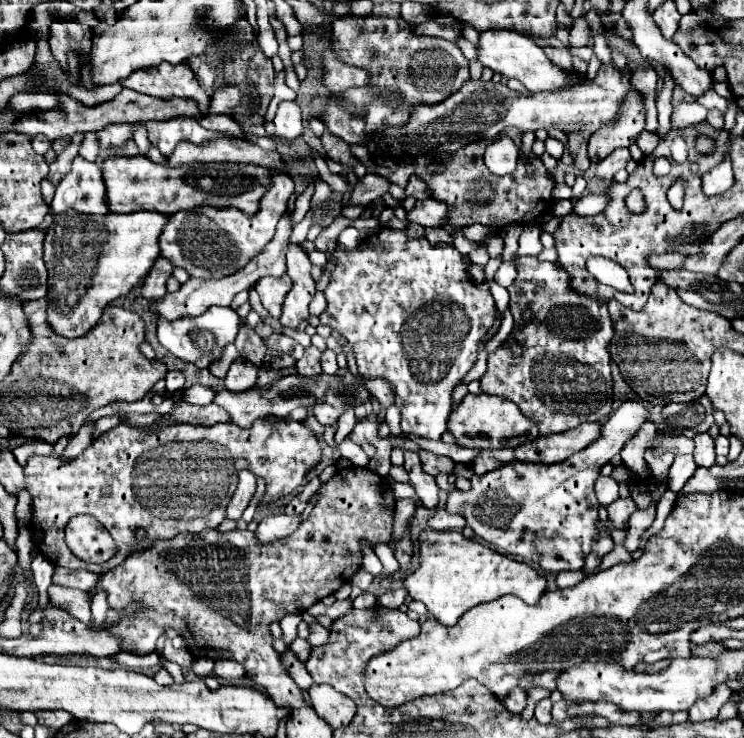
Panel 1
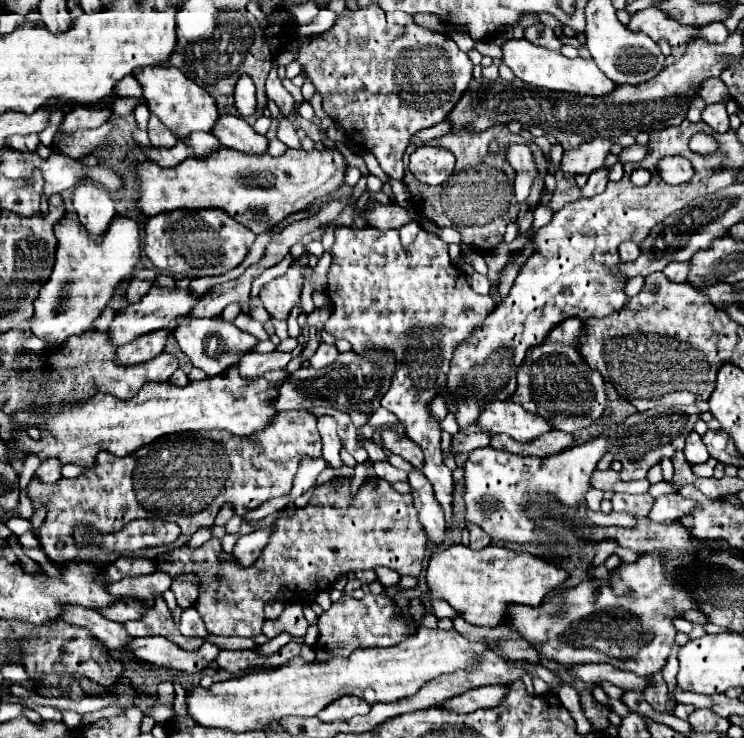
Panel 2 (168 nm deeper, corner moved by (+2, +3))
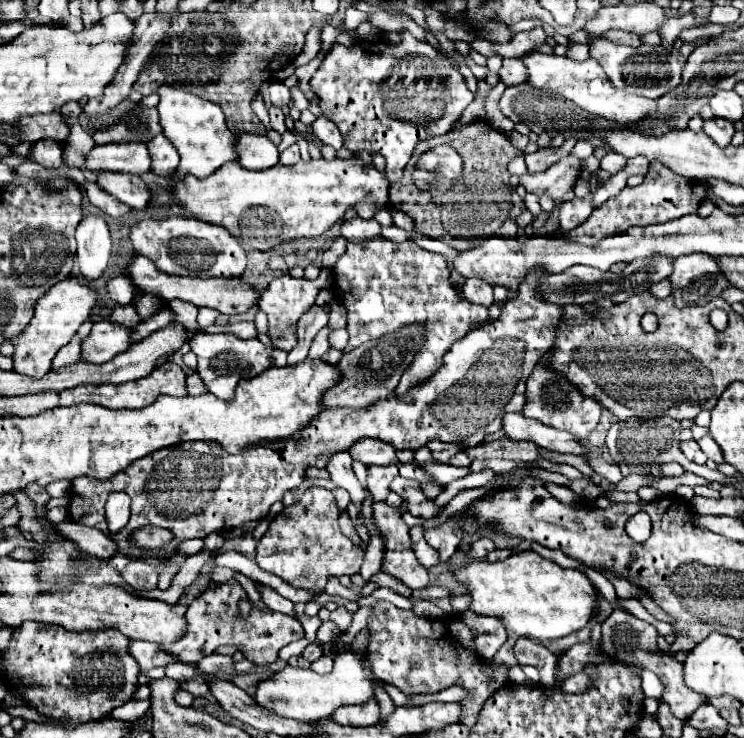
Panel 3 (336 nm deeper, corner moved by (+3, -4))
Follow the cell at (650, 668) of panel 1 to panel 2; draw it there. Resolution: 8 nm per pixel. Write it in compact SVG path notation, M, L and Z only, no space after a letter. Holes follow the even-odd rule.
M662 671L656 672L649 676L652 679L652 684L647 687L647 690L643 692L645 700L653 707L657 712L667 712L667 714L673 714L677 702L669 700L669 690L667 690L667 684L664 681Z

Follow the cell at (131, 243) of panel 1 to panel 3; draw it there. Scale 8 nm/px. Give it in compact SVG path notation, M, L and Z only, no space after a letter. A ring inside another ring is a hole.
M70 275L58 281L58 285L50 287L38 301L34 309L34 317L30 319L28 327L12 339L16 351L12 355L14 359L14 371L30 377L44 377L50 371L50 361L58 353L60 347L70 343L70 339L76 335L78 327L90 319L94 305L98 303L98 291L92 285L84 285L82 275Z

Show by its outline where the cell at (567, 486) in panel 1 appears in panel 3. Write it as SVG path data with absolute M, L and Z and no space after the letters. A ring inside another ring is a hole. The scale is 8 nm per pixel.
M480 537L476 543L470 545L468 555L474 559L484 559L488 555L488 551L494 551L494 541L488 537Z

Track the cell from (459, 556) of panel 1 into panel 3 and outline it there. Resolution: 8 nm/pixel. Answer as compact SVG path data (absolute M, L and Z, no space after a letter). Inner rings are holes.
M534 551L514 553L500 563L472 561L456 569L454 577L466 587L466 595L472 599L470 609L474 613L496 617L506 627L510 642L505 643L490 660L489 665L494 669L512 667L512 661L516 659L513 651L516 639L558 639L570 635L582 629L596 611L596 591L582 571L562 569Z

